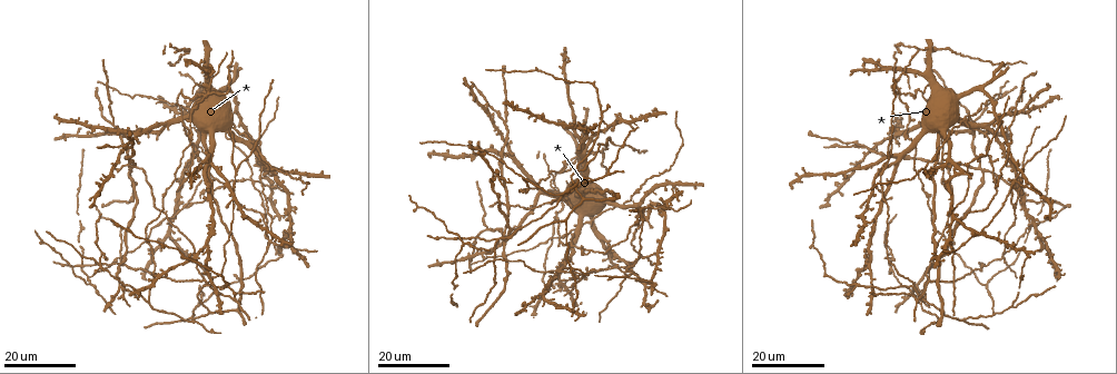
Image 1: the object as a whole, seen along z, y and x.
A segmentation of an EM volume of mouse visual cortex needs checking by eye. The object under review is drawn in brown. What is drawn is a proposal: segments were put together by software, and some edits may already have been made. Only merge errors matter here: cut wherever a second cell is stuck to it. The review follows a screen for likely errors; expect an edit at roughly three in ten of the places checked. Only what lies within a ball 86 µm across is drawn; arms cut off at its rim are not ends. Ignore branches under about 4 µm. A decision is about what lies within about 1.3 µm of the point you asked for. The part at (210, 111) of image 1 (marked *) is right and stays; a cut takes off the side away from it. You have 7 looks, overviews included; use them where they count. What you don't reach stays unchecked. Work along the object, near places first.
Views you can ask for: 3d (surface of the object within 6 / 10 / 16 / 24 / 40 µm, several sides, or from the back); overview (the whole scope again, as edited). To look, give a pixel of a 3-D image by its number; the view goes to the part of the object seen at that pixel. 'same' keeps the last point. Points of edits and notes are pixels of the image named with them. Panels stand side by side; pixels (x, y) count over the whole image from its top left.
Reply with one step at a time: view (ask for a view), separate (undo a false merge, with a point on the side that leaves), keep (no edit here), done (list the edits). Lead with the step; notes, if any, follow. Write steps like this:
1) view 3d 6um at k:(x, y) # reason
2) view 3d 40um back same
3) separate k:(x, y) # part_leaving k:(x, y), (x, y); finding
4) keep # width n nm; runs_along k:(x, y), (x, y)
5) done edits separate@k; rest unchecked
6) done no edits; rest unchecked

view 3d 16um at 1:(270, 242)

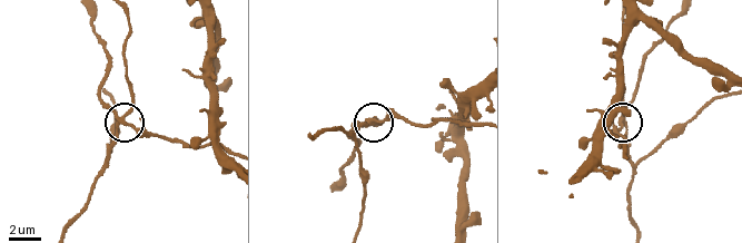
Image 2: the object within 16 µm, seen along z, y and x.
view 3d 6um at 2:(119, 122) # zoom in

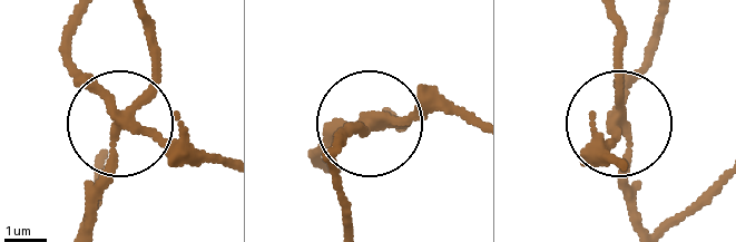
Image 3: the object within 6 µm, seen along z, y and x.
separate 3:(75, 80) # arms 4; part_leaving 3:(120, 117), (70, 57), (74, 25); a second cell is stuck on

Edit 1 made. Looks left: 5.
view overview # see it whole again

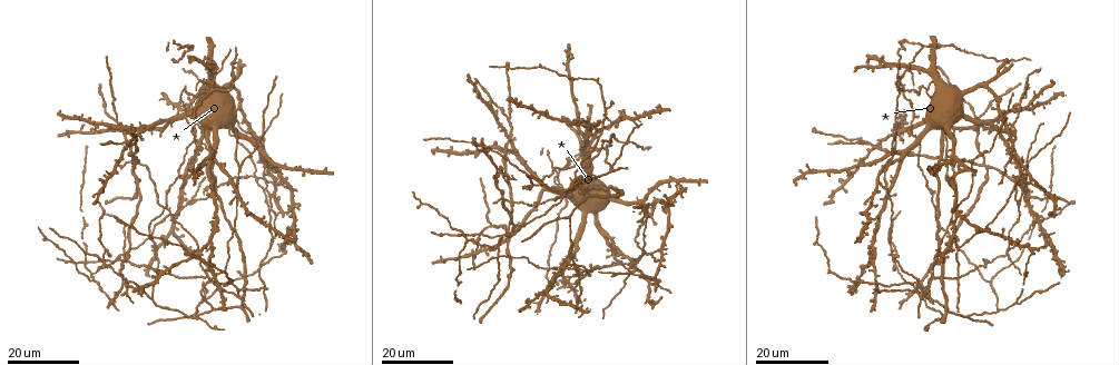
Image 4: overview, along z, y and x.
view 3d 24um at 4:(916, 282) # arms part here

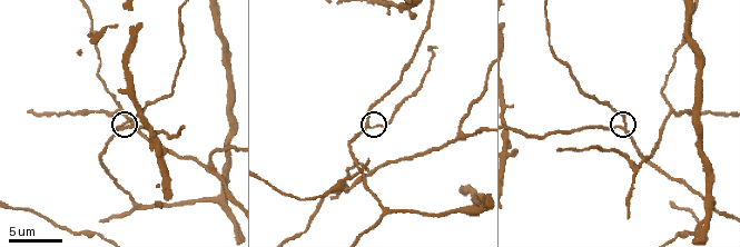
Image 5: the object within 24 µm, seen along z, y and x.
view 3d 10um at 5:(623, 127) # zoom in

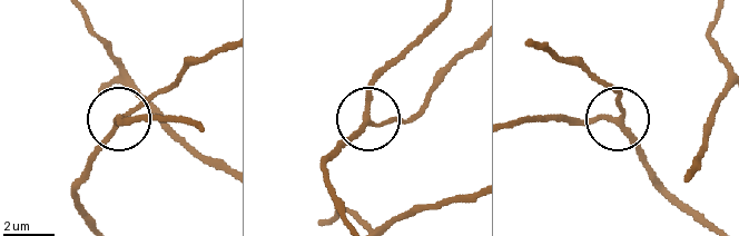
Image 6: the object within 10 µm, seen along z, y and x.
view 3d 10um back at 6:(619, 121) # from behind

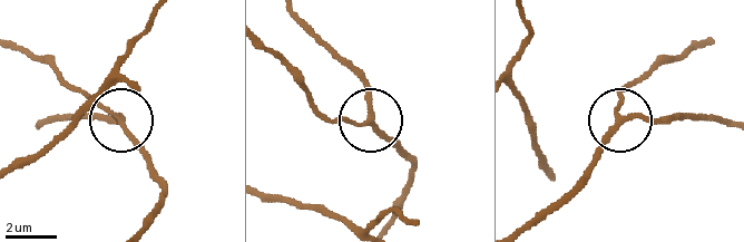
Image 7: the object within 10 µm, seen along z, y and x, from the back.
keep # width 180 nm; one cell here

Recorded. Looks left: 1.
done edits separate@3; rest unchecked

